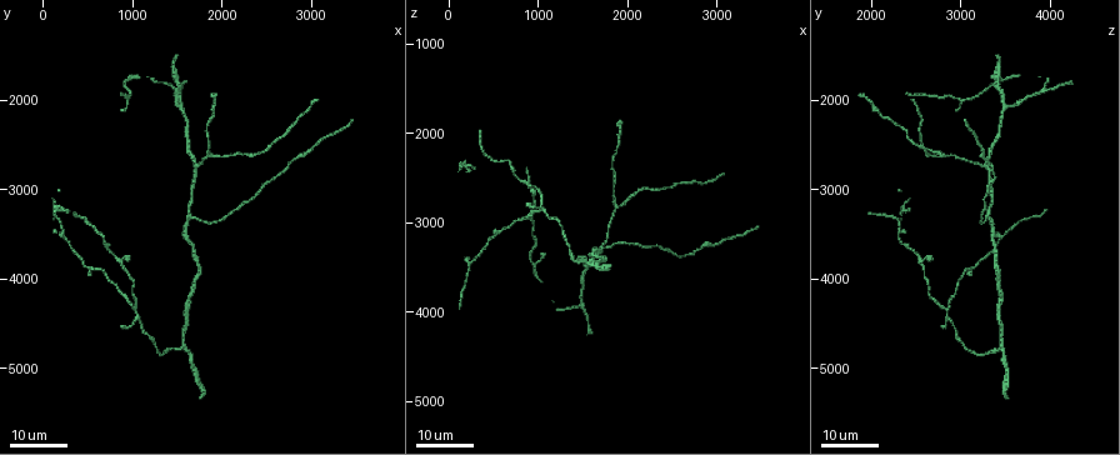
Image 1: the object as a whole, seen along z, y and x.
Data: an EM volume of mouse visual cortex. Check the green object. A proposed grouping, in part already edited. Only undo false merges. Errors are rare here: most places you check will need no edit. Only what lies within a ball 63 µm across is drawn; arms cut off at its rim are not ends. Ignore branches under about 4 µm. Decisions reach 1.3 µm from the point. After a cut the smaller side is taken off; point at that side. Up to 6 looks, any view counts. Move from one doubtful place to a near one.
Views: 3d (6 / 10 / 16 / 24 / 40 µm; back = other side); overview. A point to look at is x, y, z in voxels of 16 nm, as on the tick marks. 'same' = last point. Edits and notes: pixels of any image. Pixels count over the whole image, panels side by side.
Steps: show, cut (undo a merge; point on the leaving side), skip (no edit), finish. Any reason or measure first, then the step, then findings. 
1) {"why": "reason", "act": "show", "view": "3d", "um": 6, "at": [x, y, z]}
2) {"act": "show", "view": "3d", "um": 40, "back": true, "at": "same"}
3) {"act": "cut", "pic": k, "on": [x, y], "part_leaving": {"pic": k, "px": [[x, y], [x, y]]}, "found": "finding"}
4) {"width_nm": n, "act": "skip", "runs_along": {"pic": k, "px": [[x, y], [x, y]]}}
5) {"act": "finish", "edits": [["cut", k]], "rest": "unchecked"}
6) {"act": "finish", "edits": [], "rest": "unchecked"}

{"why": "three arms meet", "act": "show", "view": "3d", "um": 16, "at": [1700, 3300, 3300]}

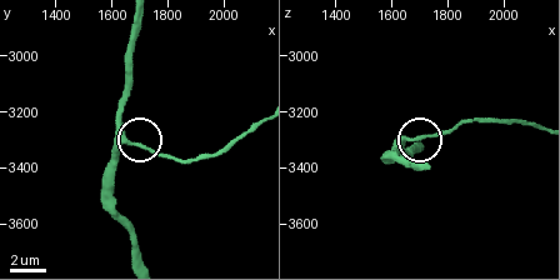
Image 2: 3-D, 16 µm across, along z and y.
{"act": "show", "view": "3d", "um": 6, "at": [1660, 3300, 3290]}

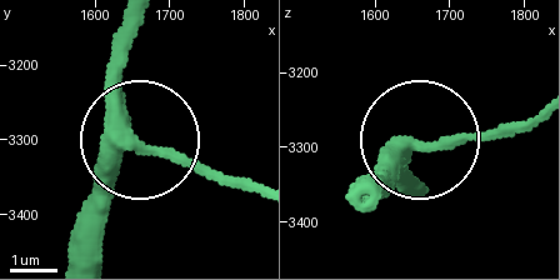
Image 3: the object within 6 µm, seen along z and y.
{"width_nm": 300, "act": "skip", "runs_along": {"pic": 3, "px": [[98, 253], [98, 181], [121, 145], [145, 141], [253, 185]]}, "found": "one neuron here"}

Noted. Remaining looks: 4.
{"act": "show", "view": "3d", "um": 16, "at": [1750, 2750, 3250]}

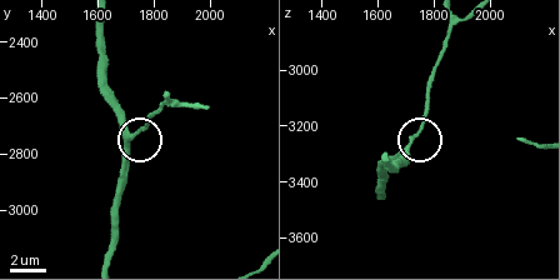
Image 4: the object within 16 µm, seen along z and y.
{"act": "show", "view": "3d", "um": 6, "at": [1730, 2730, 3260]}

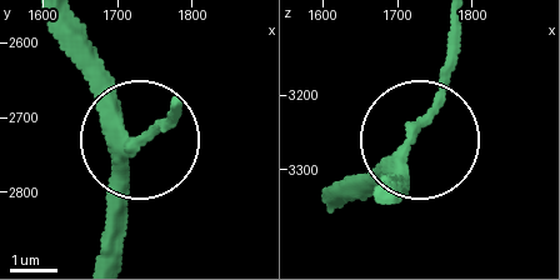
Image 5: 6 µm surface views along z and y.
{"side_arm_um": 34, "act": "skip", "runs_along": {"pic": 5, "px": [[378, 200], [436, 96], [453, 40]]}, "found": "all the same neuron"}

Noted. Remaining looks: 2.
{"why": "branch point", "act": "show", "view": "3d", "um": 16, "at": [1550, 2050, 3550]}

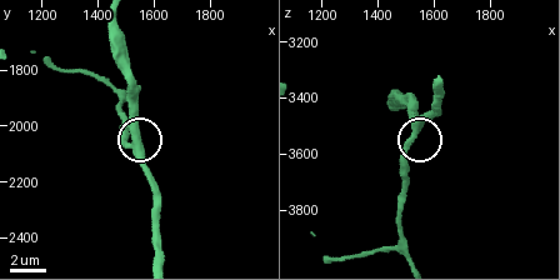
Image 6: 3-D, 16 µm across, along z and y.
{"act": "show", "view": "3d", "um": 6, "at": [1530, 2060, 3510]}

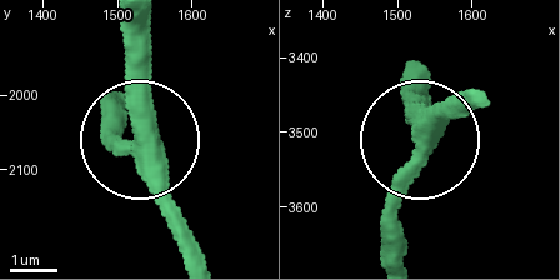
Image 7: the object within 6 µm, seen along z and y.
{"arms": 3, "act": "skip", "runs_along": {"pic": 7, "px": [[195, 259], [166, 175], [135, 128], [135, 36]]}, "found": "all the same neuron"}

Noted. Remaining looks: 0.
{"act": "finish", "edits": [], "rest": "unchecked"}

